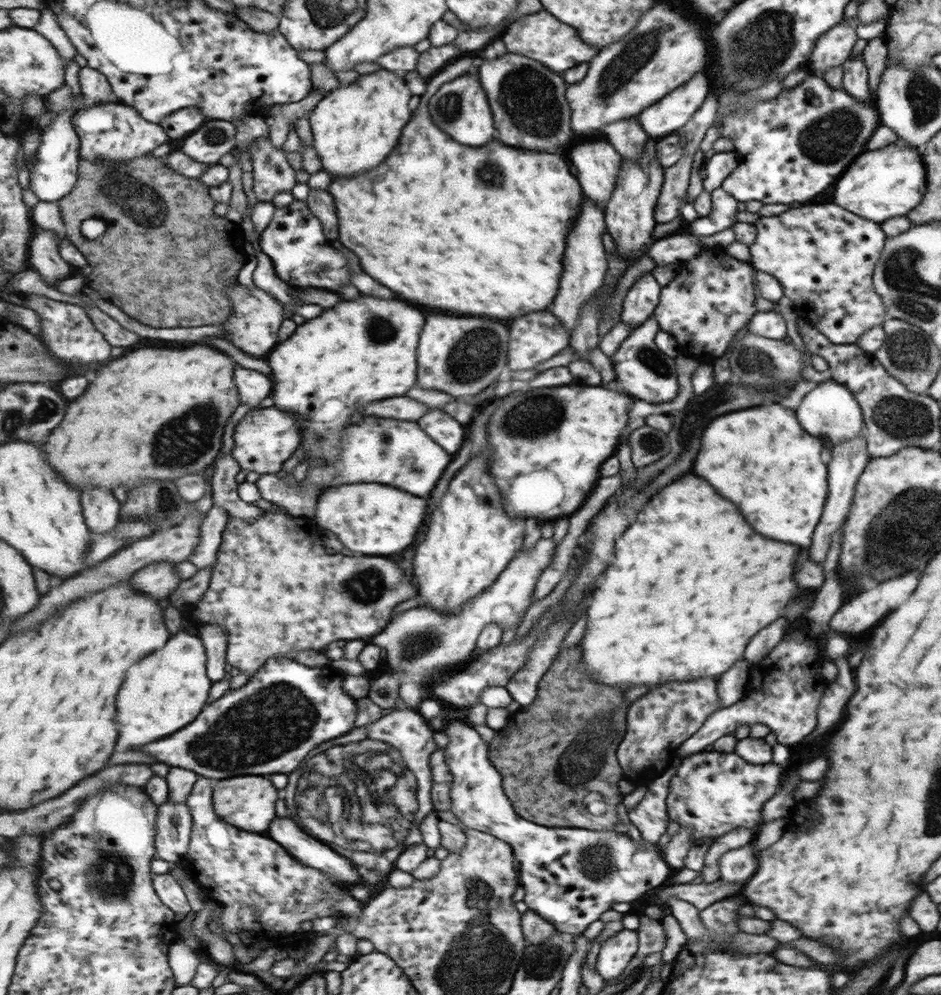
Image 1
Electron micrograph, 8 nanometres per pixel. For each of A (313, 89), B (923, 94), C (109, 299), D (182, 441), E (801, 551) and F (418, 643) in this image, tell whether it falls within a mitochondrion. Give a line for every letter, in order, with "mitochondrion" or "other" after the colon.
A: other
B: mitochondrion
C: other
D: mitochondrion
E: other
F: mitochondrion

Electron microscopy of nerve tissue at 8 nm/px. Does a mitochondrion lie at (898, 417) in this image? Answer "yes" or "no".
yes

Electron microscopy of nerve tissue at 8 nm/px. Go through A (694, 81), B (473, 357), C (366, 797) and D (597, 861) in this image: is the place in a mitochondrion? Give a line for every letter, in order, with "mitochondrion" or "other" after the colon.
A: other
B: mitochondrion
C: mitochondrion
D: mitochondrion

